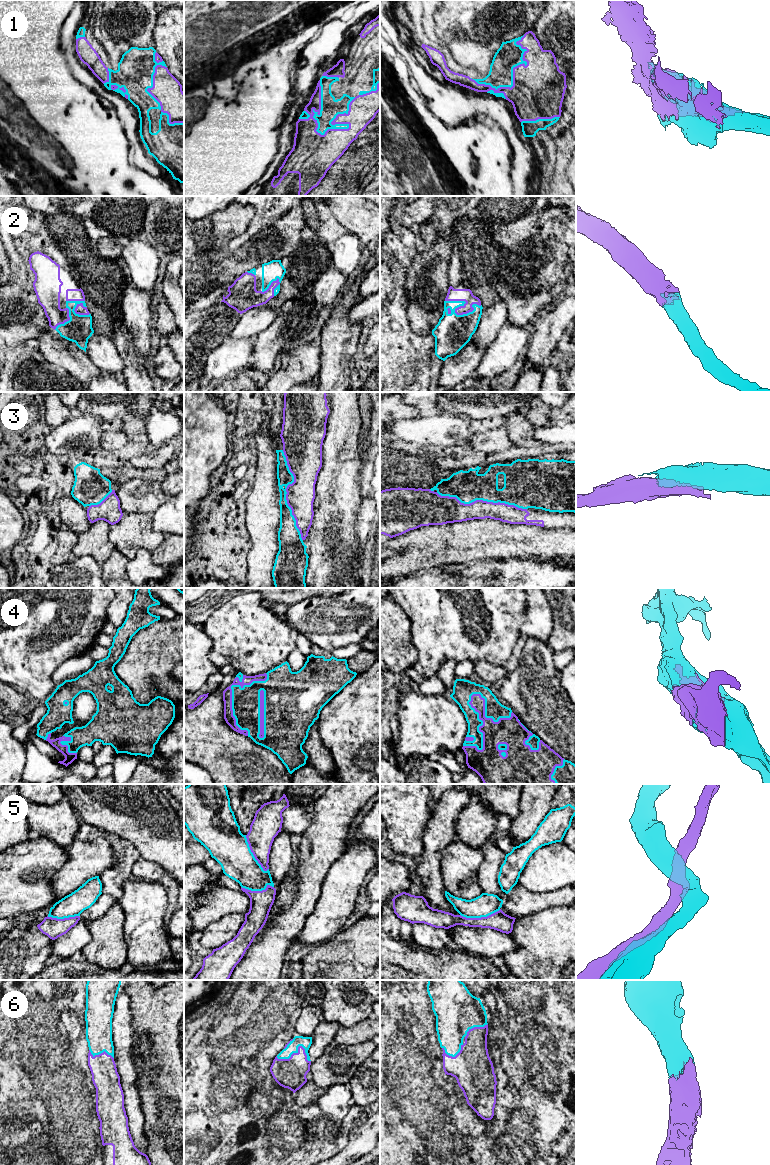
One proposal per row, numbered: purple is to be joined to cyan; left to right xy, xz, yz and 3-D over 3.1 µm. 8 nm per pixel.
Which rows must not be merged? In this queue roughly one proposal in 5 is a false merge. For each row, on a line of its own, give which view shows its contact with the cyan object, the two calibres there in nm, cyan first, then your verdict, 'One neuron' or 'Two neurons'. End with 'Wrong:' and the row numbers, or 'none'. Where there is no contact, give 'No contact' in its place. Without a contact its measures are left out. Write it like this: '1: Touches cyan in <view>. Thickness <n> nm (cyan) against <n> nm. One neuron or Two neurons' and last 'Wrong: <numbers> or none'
1: Touches cyan in xz. Thickness 160 nm (cyan) against 300 nm. One neuron
2: Touches cyan in yz. Thickness 280 nm (cyan) against 100 nm. One neuron
3: Touches cyan in xz. Thickness 130 nm (cyan) against 220 nm. Two neurons
4: Touches cyan in yz. Thickness 160 nm (cyan) against 110 nm. One neuron
5: Touches cyan in xz. Thickness 300 nm (cyan) against 220 nm. Two neurons
6: Touches cyan in xz. Thickness 90 nm (cyan) against 240 nm. One neuron
Wrong: 3, 5

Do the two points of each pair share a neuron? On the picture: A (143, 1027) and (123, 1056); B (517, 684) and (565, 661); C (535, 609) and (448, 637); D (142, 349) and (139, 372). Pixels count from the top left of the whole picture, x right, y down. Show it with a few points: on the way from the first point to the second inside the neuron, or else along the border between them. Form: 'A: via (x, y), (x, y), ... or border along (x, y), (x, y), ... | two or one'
A: border along (132, 1018), (132, 1060), (135, 1065) | two
B: border along (552, 653), (564, 688) | two
C: border along (527, 598), (527, 612), (520, 632) | two
D: border along (134, 340), (138, 359), (143, 365) | two

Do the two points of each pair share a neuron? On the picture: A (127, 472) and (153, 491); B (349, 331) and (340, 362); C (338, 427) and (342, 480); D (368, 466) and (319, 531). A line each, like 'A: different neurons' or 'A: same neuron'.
A: different neurons
B: same neuron
C: same neuron
D: different neurons

